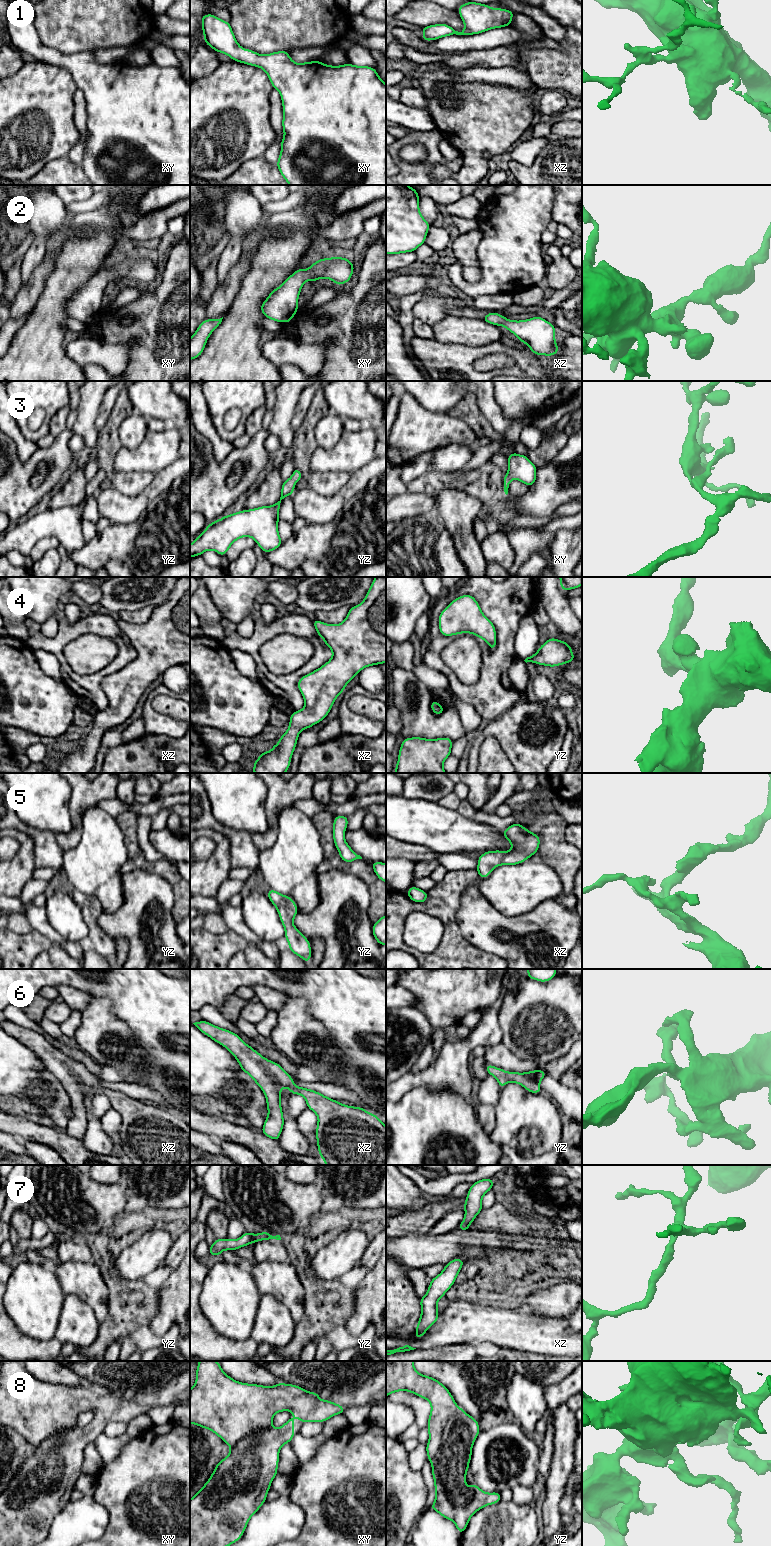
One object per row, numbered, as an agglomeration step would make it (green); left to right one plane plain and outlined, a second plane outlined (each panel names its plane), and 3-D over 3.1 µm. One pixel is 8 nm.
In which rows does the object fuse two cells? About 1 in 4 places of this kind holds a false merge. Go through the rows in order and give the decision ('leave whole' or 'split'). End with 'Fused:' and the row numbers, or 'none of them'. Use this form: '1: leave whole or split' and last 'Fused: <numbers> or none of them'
1: leave whole
2: leave whole
3: leave whole
4: leave whole
5: leave whole
6: leave whole
7: leave whole
8: leave whole
Fused: none of them

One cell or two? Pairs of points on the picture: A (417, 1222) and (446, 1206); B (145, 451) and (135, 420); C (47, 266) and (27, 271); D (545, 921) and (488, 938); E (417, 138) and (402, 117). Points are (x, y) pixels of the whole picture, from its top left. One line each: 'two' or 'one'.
A: one
B: two
C: two
D: one
E: two

